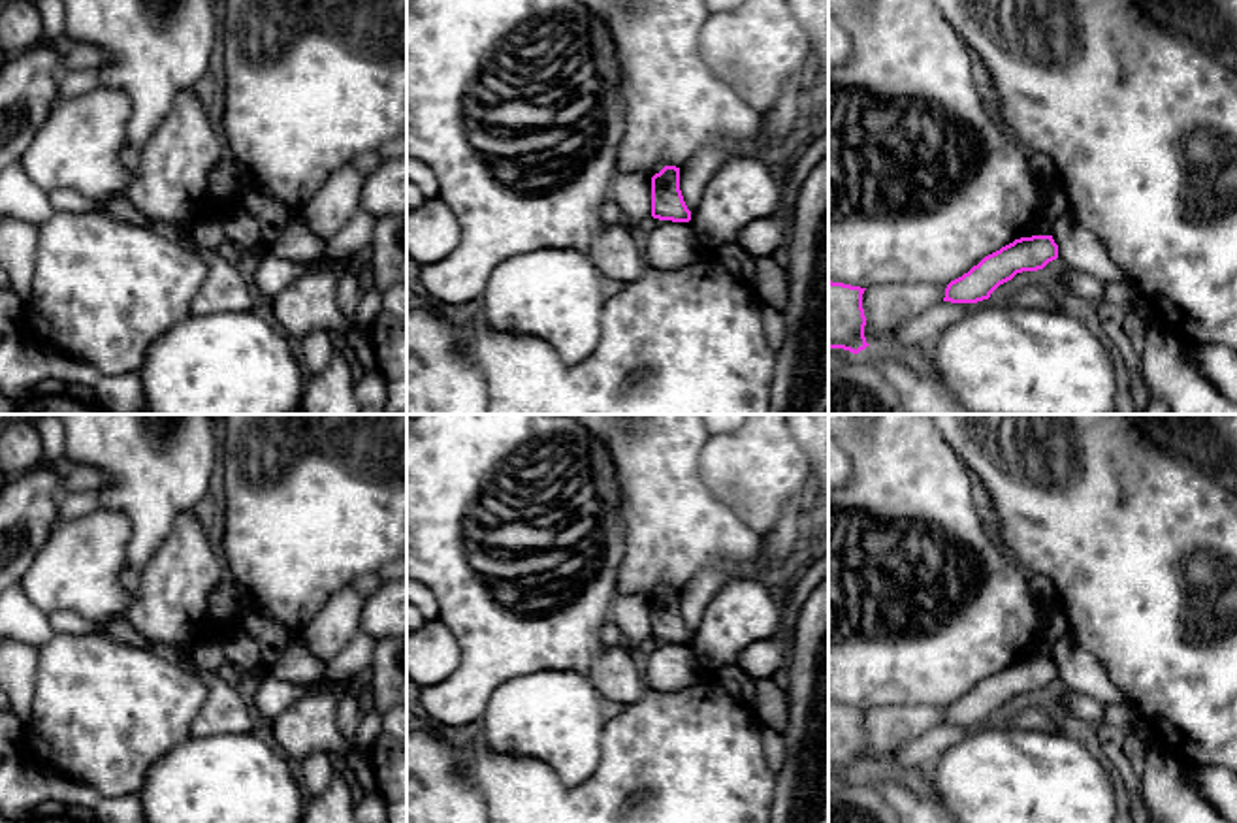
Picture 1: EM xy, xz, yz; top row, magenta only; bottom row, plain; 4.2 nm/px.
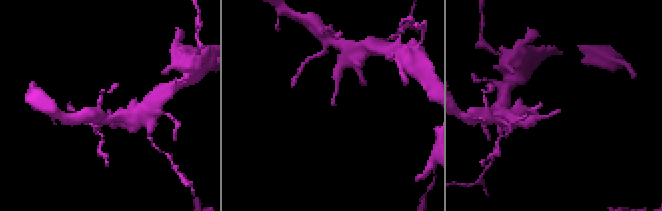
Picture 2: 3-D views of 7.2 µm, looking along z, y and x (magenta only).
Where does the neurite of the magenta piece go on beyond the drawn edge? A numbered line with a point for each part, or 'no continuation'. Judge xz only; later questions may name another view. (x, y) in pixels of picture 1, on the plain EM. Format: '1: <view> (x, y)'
no continuation

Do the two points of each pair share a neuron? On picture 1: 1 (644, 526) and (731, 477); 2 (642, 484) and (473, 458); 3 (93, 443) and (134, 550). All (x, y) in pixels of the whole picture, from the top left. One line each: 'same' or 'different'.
1: different
2: different
3: same

